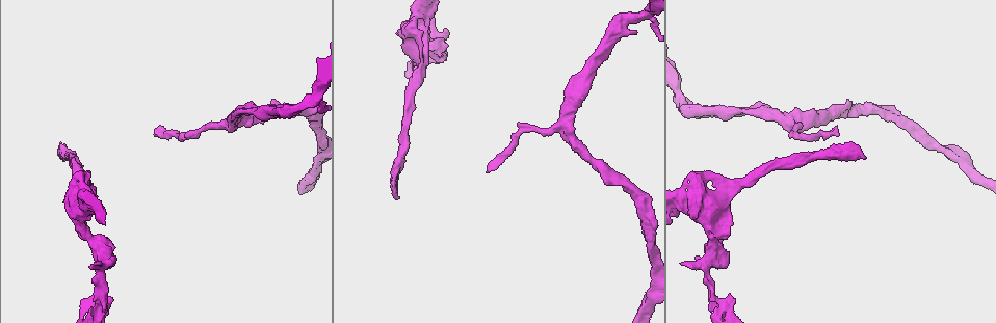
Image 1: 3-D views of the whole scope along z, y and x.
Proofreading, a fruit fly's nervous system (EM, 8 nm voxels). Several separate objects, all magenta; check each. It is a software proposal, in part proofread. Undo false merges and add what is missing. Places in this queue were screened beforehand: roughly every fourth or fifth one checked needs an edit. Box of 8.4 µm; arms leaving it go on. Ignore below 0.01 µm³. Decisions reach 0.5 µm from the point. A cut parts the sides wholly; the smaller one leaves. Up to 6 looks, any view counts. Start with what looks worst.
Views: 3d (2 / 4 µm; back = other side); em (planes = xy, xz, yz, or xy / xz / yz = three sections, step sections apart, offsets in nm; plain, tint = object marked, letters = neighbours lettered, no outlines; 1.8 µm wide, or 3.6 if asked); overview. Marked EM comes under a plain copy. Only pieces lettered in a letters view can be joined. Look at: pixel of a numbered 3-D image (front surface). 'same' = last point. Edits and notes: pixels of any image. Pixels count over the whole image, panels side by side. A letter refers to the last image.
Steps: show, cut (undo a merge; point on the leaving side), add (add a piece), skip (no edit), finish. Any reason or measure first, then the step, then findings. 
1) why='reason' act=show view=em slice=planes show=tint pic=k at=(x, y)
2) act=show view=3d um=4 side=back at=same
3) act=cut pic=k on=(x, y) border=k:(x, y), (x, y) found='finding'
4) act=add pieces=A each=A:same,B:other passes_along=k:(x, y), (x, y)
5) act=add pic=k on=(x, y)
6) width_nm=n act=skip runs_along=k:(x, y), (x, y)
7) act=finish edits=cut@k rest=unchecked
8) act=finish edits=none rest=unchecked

why='long arm stops here' act=show view=3d um=2 pic=1 at=(863, 159)

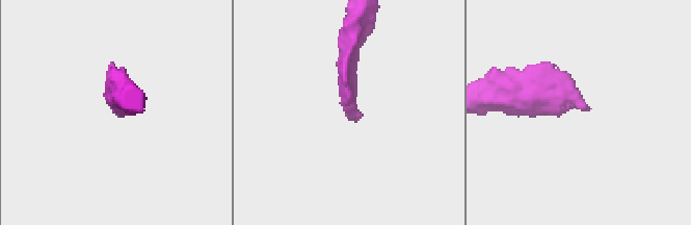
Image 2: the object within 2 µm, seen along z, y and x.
act=show view=em slice=xz step=4 show=tint pic=2 at=(117, 115)

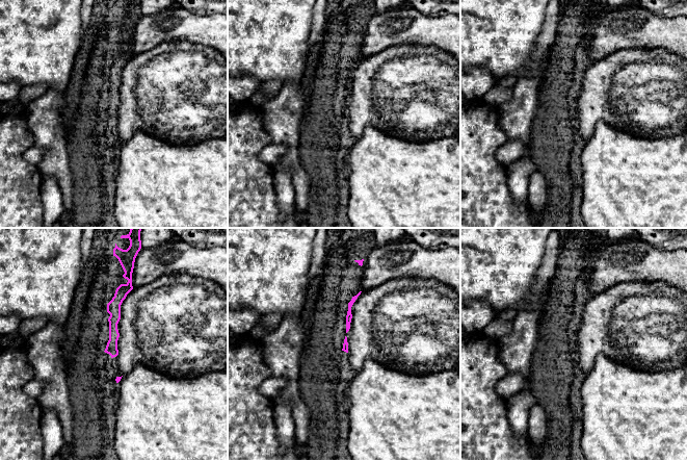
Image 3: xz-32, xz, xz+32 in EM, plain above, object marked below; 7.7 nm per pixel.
act=show view=em slice=planes show=letters at=same

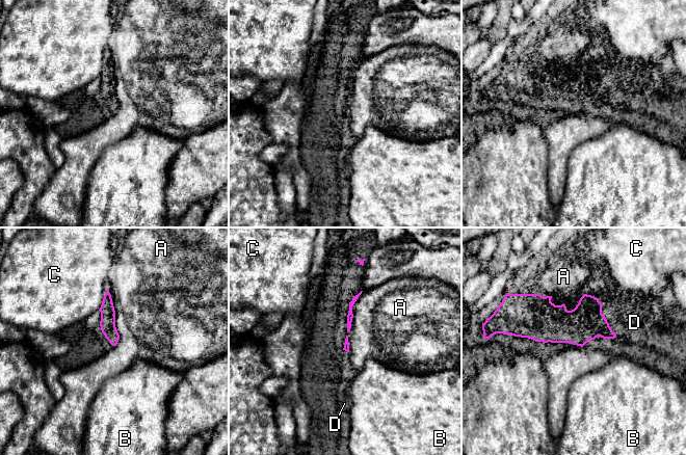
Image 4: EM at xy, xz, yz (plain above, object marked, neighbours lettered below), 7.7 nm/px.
act=add pieces=D each=A:other,B:other,C:other,D:same passes_along=4:(585, 322), (608, 323), (634, 322) found='the neuron continues'

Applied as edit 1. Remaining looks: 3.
act=show view=overview

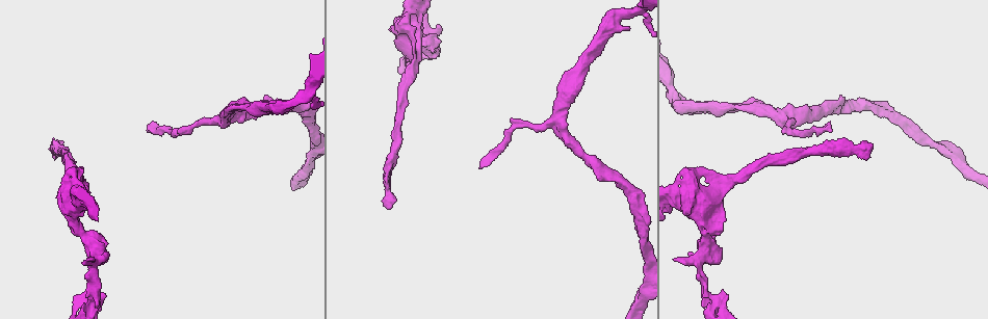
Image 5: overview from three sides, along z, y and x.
why='branch stops here' act=show view=3d um=2 pic=5 at=(414, 45)

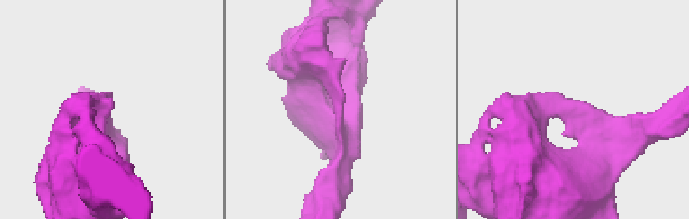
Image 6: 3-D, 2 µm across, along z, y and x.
act=show view=em slice=yz step=16 show=letters pic=6 at=(107, 103)

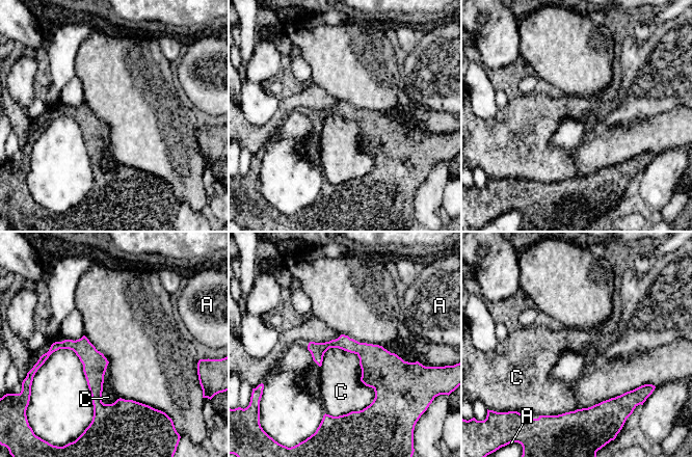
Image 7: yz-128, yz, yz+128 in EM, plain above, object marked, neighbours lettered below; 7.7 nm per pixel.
act=skip each=A:other,C:other border=7:(338, 347), (374, 399), (326, 414) found='none of them fits'

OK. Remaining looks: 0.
act=finish edits=add@4 rest=unchecked

